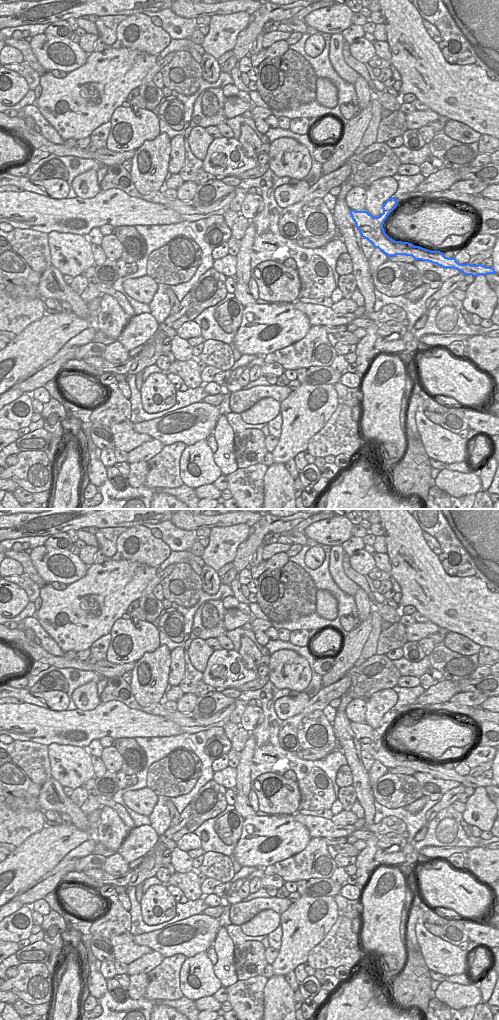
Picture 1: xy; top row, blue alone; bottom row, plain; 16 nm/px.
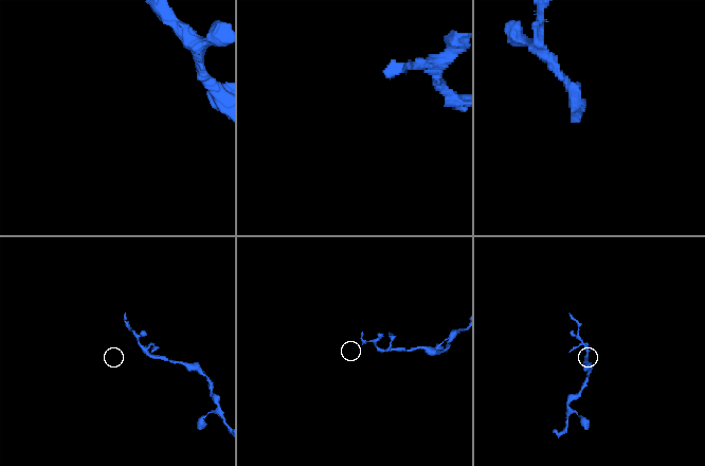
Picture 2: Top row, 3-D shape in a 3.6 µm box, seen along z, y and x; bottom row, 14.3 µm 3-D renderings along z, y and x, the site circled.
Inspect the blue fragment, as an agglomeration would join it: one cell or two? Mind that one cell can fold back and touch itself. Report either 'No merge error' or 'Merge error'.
No merge error.

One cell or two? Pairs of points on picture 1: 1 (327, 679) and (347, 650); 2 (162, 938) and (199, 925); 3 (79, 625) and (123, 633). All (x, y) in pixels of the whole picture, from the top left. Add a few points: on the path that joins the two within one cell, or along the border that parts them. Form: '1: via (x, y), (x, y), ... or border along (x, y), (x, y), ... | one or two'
1: via (334, 673), (343, 664), (346, 657) | one
2: via (171, 938), (187, 937), (190, 934) | one
3: border along (121, 617), (114, 622), (109, 632) | two

